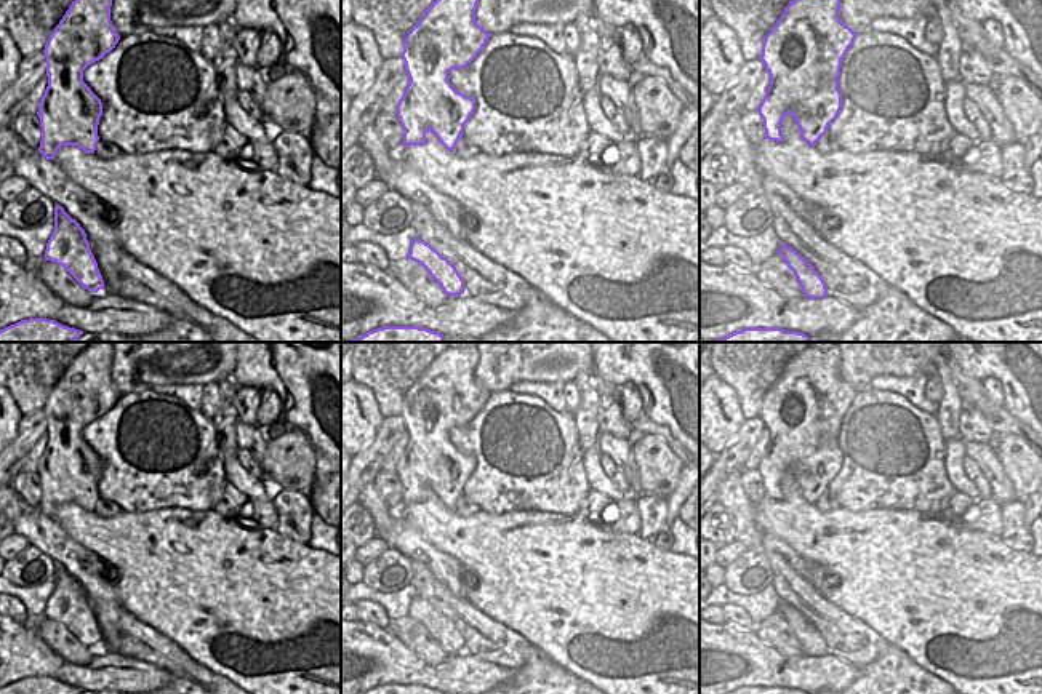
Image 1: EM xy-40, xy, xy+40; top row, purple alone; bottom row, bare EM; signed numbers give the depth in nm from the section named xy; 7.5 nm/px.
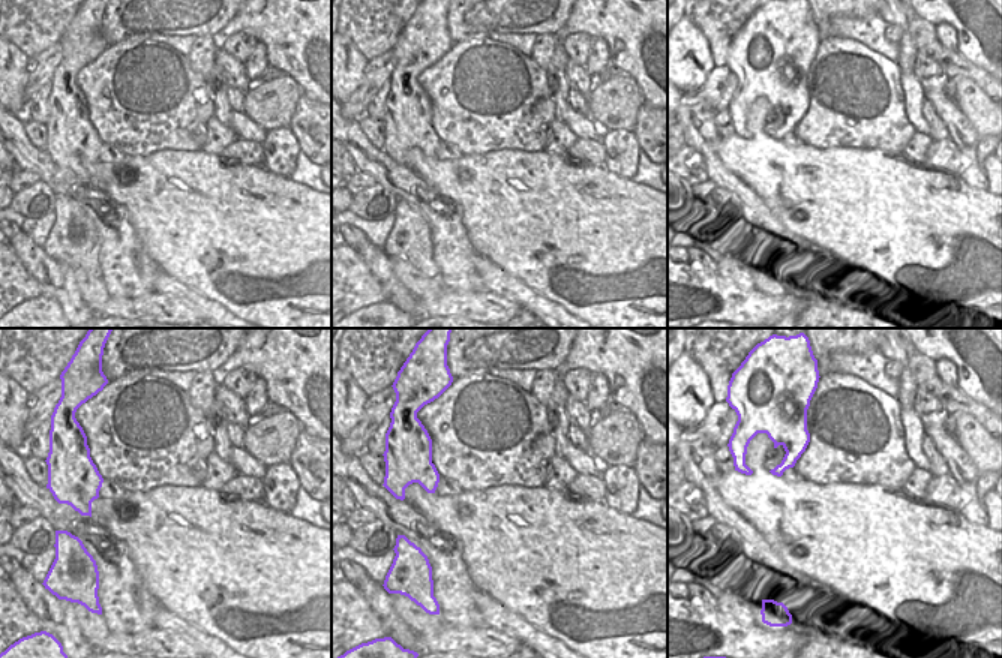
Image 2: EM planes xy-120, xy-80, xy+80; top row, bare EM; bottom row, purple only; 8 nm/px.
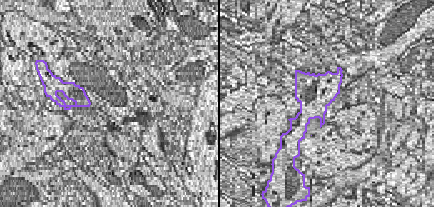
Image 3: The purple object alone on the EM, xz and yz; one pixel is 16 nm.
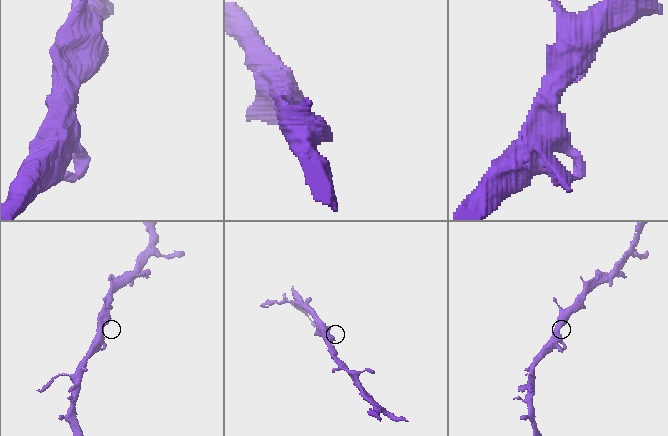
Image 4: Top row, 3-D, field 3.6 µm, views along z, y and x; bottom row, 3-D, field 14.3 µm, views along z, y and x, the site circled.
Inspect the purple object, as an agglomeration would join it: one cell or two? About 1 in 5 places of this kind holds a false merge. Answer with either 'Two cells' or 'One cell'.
One cell

